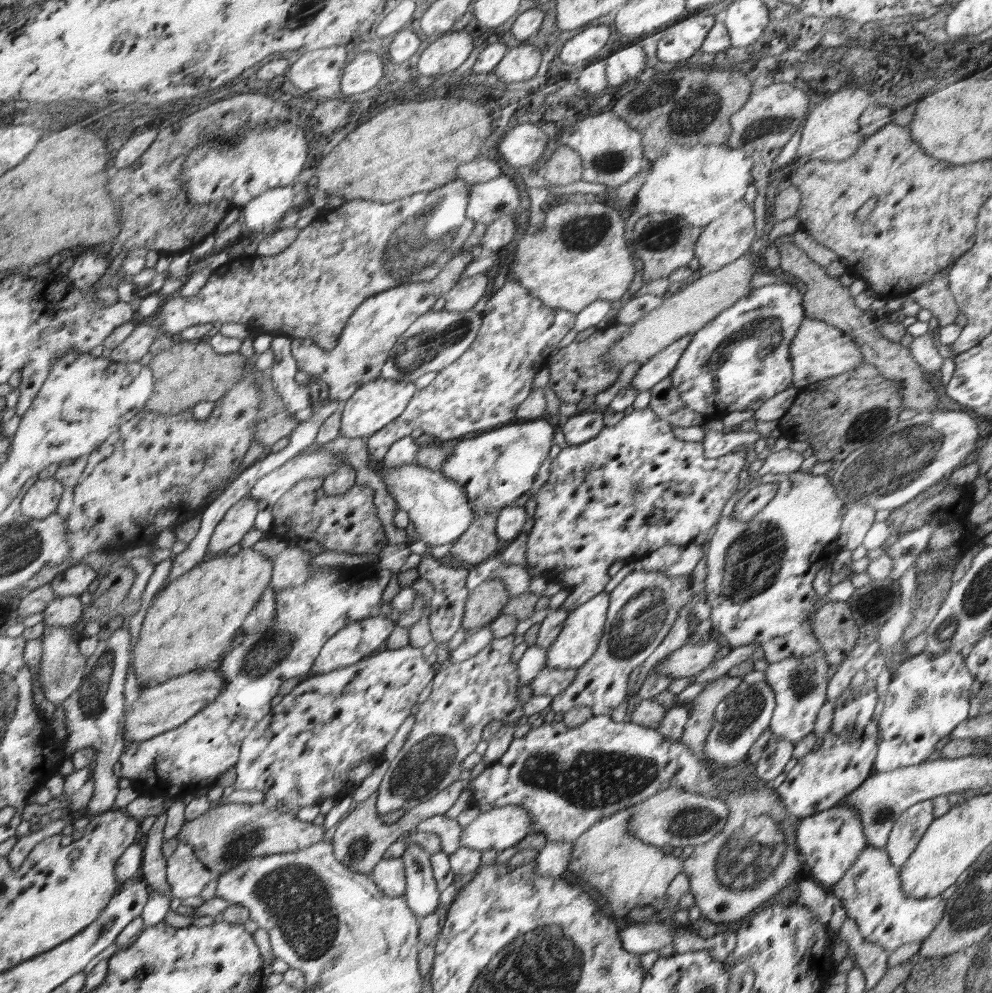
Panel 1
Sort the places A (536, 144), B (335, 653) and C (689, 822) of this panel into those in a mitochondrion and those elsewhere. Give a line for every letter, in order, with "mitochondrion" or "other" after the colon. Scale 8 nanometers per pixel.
A: other
B: other
C: mitochondrion

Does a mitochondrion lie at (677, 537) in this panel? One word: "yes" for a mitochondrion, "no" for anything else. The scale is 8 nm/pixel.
no

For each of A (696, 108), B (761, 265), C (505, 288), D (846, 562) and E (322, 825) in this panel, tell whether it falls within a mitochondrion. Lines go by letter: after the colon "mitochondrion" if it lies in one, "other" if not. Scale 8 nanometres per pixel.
A: mitochondrion
B: other
C: other
D: other
E: other

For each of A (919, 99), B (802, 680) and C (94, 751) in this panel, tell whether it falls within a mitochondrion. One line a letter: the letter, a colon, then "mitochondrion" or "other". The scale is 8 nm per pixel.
A: other
B: mitochondrion
C: other

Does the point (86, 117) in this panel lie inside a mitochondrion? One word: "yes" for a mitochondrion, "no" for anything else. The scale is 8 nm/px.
no

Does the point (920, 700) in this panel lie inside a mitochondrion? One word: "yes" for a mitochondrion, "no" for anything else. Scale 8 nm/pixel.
yes

